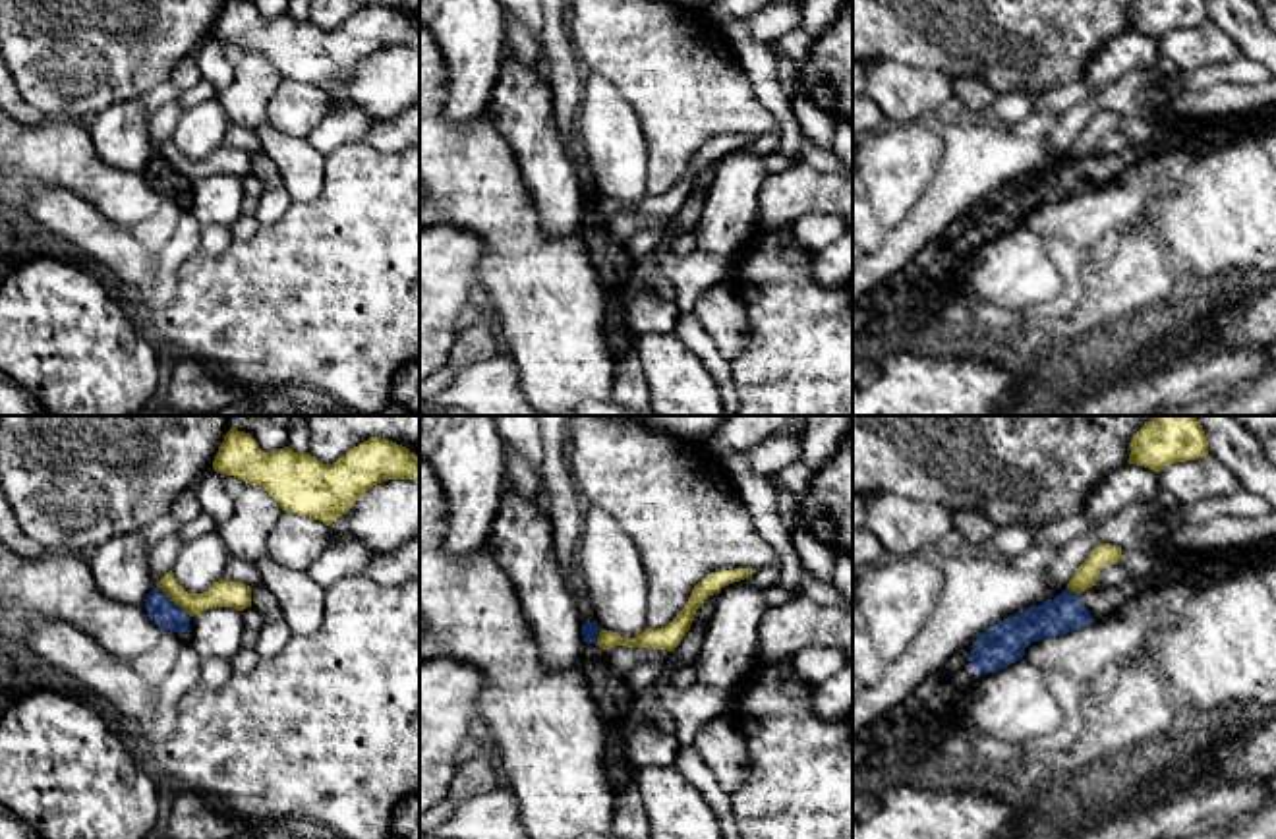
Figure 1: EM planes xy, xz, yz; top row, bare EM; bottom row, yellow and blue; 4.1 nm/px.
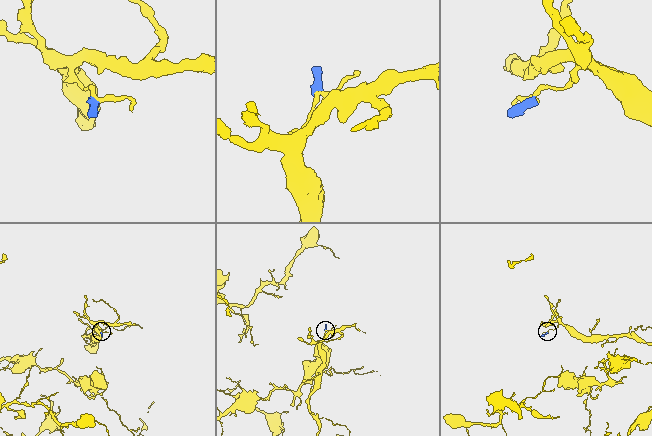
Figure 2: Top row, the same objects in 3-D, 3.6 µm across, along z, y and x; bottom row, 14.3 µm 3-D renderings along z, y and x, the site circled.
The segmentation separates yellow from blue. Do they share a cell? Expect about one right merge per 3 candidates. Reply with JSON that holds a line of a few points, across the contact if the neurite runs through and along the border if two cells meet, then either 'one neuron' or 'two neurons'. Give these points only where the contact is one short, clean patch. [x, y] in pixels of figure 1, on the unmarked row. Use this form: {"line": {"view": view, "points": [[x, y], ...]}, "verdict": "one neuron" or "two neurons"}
{"line": {"view": "xy", "points": [[157, 153], [190, 184]]}, "verdict": "two neurons"}

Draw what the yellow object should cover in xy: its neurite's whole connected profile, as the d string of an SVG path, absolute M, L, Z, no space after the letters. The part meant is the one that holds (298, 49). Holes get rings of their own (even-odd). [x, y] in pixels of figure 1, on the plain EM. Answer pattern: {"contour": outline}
{"contour": "M226 0L213 37L259 52L284 79L329 93L377 50L420 48L420 23L392 8L371 4L336 29L323 31L309 19L294 19L290 14L269 21L249 0Z"}

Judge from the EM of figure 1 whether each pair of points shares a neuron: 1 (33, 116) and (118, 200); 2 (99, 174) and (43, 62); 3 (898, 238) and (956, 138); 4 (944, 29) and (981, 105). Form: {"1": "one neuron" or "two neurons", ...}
{"1": "two neurons", "2": "two neurons", "3": "one neuron", "4": "two neurons"}

